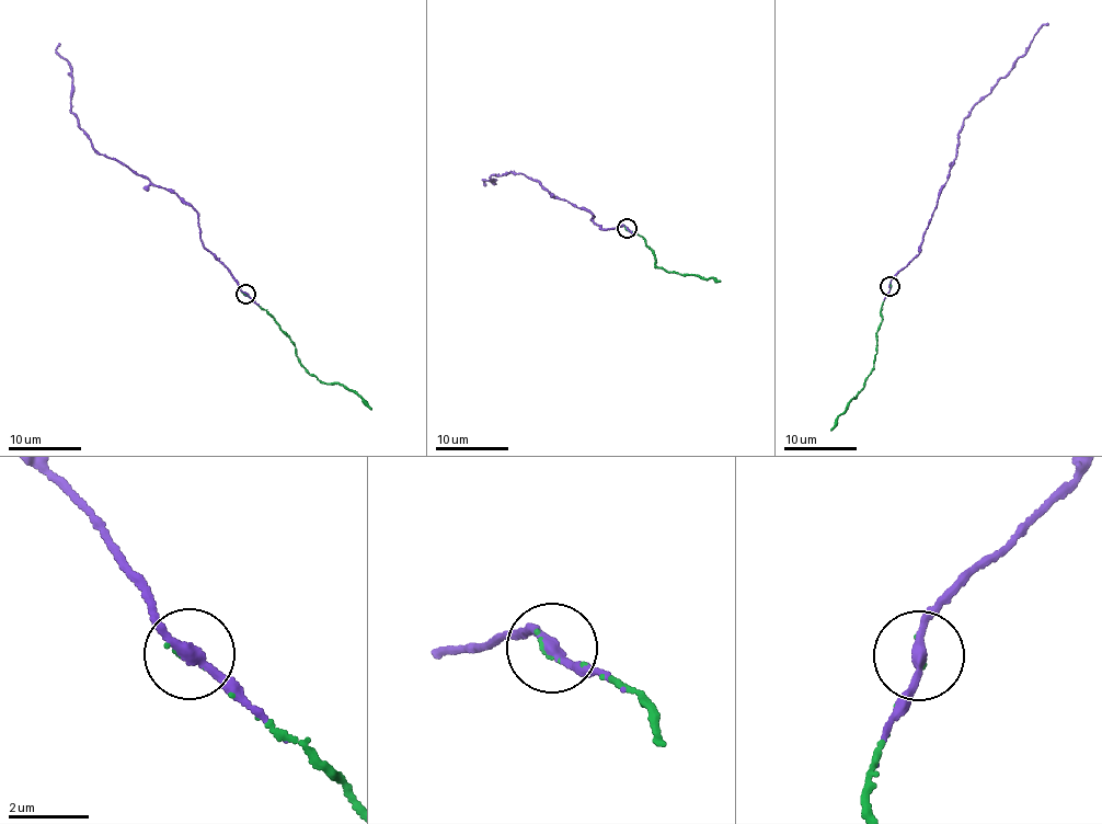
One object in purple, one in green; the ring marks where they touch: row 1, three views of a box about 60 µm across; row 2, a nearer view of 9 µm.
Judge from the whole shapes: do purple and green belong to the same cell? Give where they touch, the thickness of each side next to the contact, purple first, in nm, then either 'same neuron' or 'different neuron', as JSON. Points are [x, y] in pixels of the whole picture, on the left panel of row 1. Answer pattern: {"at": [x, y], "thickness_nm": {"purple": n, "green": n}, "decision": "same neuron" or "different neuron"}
{"at": [245, 294], "thickness_nm": {"purple": 240, "green": 70}, "decision": "same neuron"}

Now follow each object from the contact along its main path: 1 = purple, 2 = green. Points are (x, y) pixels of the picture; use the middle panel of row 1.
1: (627, 228), (622, 225), (601, 229), (593, 214), (512, 171), (490, 176), (496, 181), (486, 179), (486, 184)
2: (626, 228), (644, 240), (658, 267), (720, 281)

